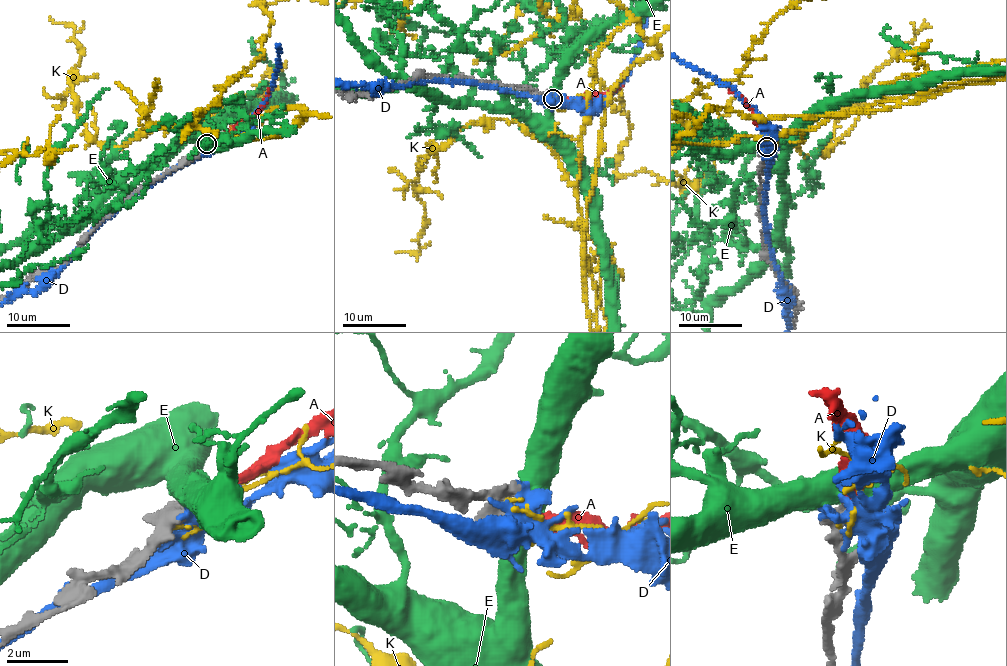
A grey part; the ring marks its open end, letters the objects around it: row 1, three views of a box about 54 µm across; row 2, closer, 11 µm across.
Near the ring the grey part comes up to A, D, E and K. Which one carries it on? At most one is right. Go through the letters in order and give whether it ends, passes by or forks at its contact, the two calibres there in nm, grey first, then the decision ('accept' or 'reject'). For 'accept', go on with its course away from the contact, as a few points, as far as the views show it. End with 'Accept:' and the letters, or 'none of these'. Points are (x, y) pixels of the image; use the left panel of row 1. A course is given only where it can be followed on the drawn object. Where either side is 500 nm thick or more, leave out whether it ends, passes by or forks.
A: it ends there; 280 nm thick on the grey side, 240 nm on the other; accept
D: it forks there; 440 nm thick on the grey side, 320 nm on the other; reject
E: 360 nm thick on the grey side, 550 nm on the other; reject
K: it passes by; 340 nm thick on the grey side, 60 nm on the other; reject
Accept: A

